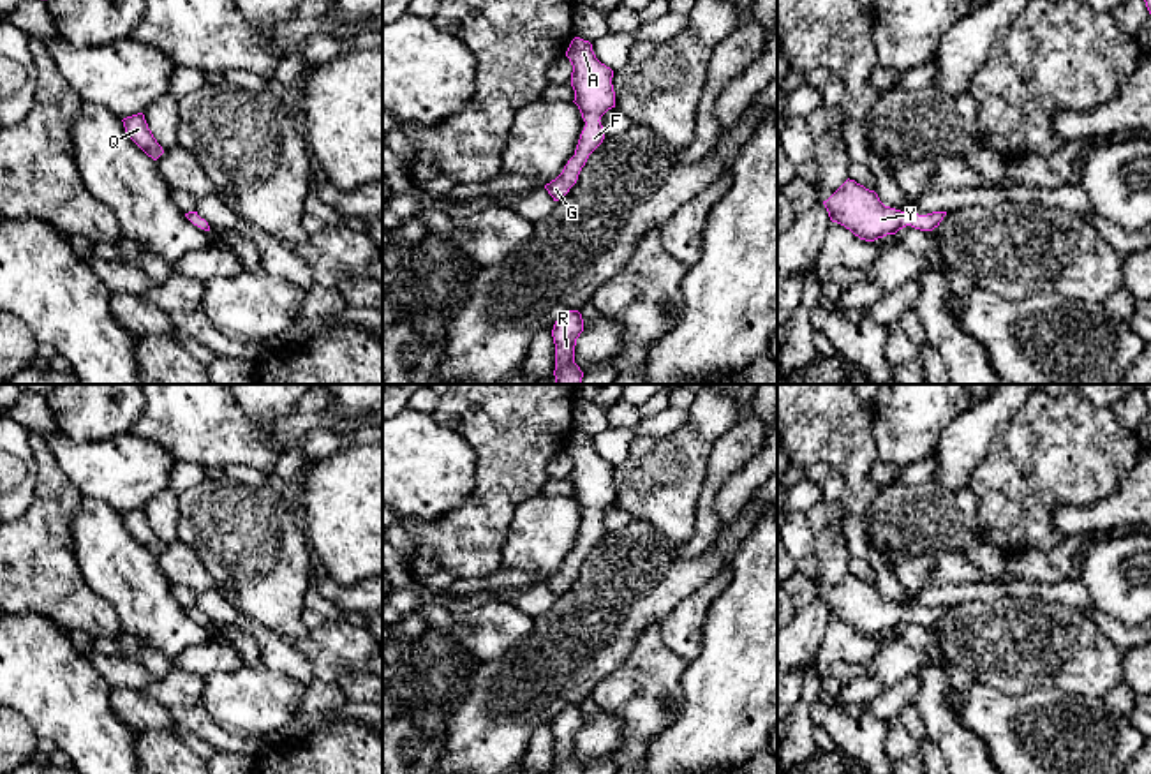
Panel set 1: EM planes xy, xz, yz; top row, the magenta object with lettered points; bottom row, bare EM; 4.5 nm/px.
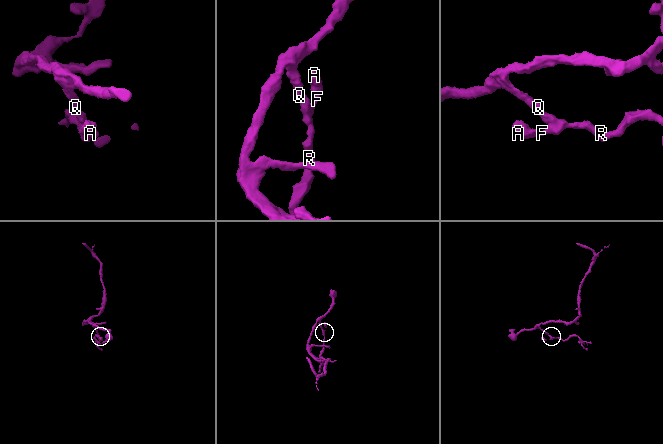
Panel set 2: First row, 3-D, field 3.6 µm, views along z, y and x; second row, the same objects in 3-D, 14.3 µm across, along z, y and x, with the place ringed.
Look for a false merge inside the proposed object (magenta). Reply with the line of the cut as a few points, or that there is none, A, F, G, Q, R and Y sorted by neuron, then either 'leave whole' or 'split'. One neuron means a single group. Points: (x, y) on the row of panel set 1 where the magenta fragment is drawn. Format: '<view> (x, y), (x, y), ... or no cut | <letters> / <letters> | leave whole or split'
no cut | A F G Q R Y | leave whole

